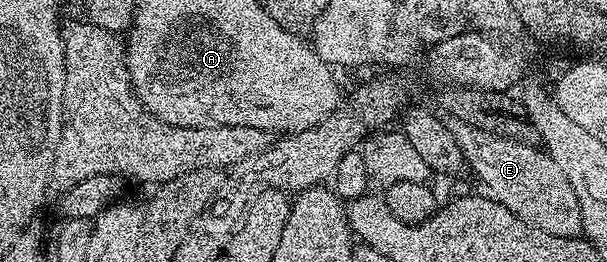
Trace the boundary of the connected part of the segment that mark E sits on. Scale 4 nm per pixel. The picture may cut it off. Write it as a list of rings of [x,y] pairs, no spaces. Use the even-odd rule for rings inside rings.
[[[445,115],[442,124],[450,133],[461,151],[463,162],[472,169],[486,187],[487,196],[515,213],[520,221],[541,229],[554,237],[577,238],[582,232],[583,217],[576,191],[568,184],[568,177],[549,154],[533,144],[508,141],[465,124],[456,117]]]

